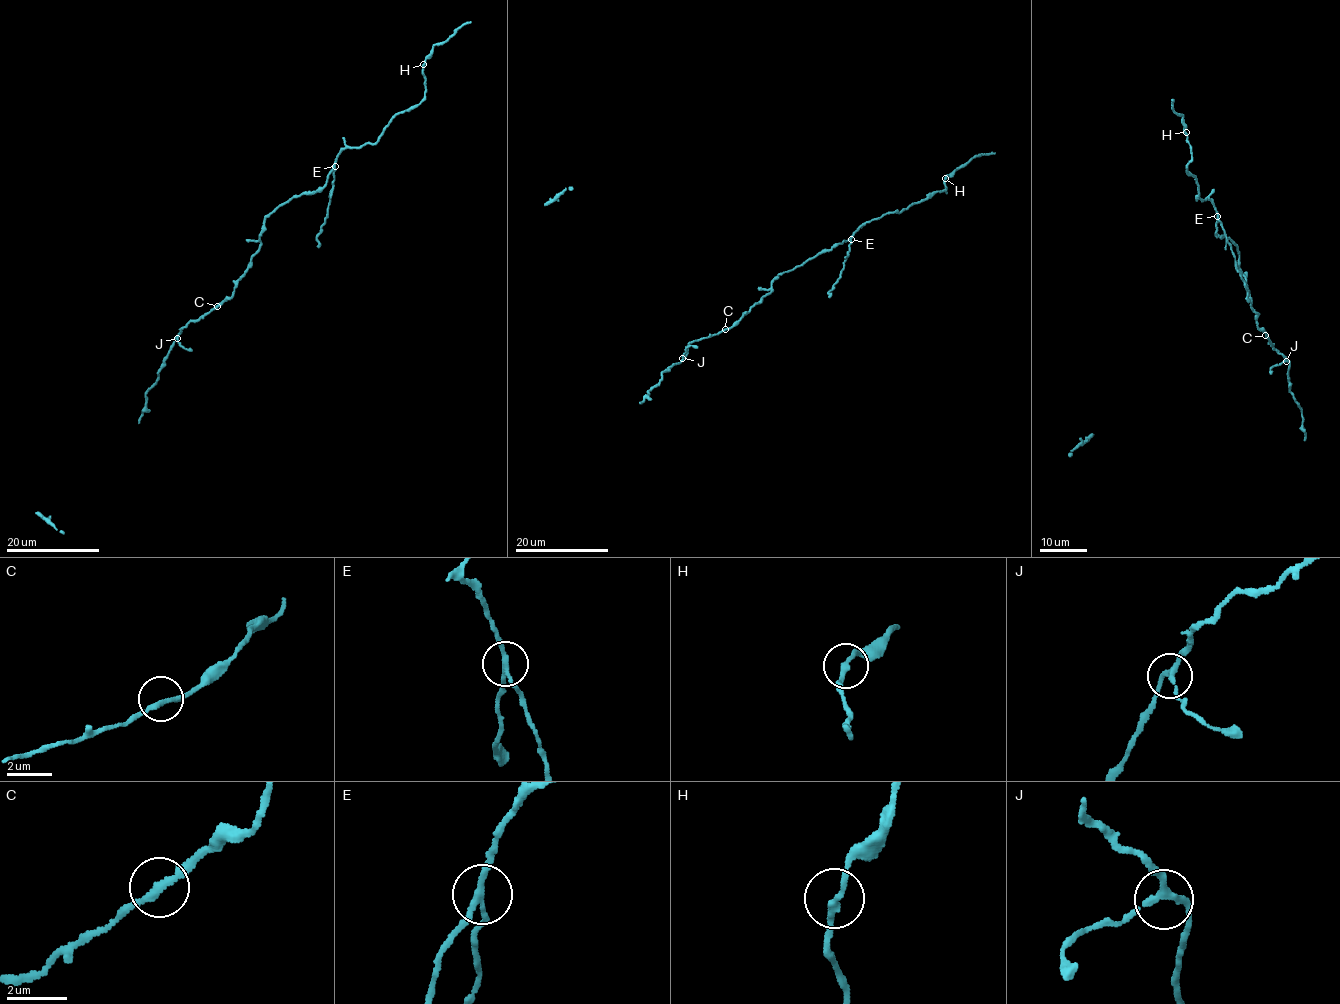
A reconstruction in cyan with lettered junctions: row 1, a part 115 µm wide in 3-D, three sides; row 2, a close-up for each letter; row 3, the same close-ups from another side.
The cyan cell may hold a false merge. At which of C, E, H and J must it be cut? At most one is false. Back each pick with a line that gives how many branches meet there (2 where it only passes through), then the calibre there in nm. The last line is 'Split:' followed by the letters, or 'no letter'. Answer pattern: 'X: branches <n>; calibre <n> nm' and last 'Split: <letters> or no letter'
E: branches 3; calibre 180 nm
Split: E

